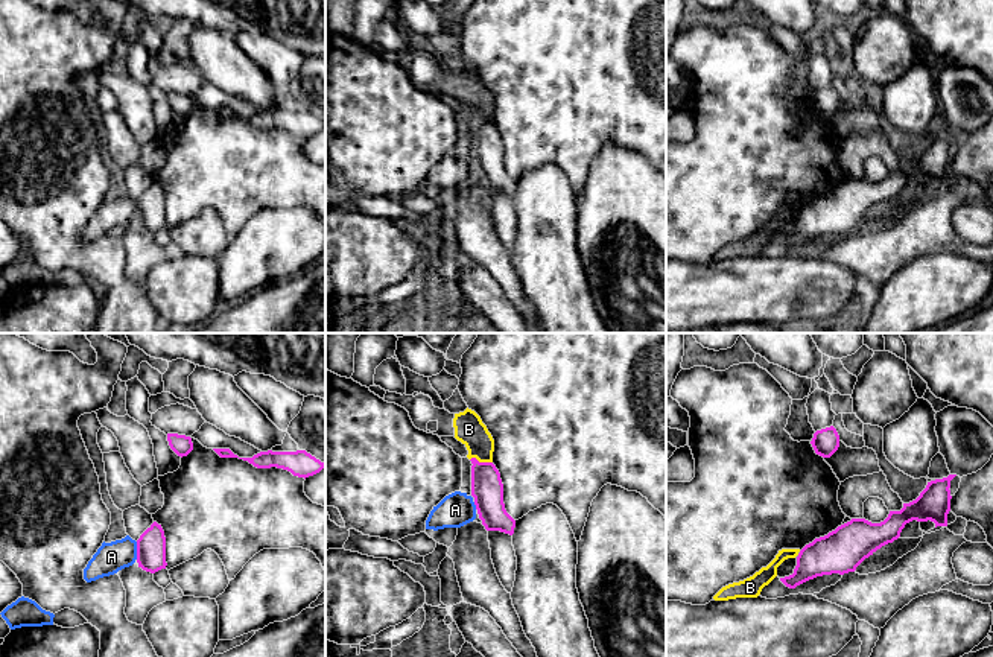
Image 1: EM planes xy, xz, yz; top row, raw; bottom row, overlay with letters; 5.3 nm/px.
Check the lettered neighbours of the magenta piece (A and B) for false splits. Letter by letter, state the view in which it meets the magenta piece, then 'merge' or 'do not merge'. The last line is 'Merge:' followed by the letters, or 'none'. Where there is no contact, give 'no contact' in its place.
A: contact in xy; do not merge
B: contact in xz; do not merge
Merge: none

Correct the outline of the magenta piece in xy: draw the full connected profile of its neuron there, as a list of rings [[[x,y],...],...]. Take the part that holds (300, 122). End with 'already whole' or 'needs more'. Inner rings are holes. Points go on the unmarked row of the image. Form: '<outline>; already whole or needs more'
[[[306,110],[297,111],[260,111],[252,117],[239,117],[248,120],[257,128],[283,128],[298,137],[309,137],[319,132],[325,123],[307,113]]]; already whole

